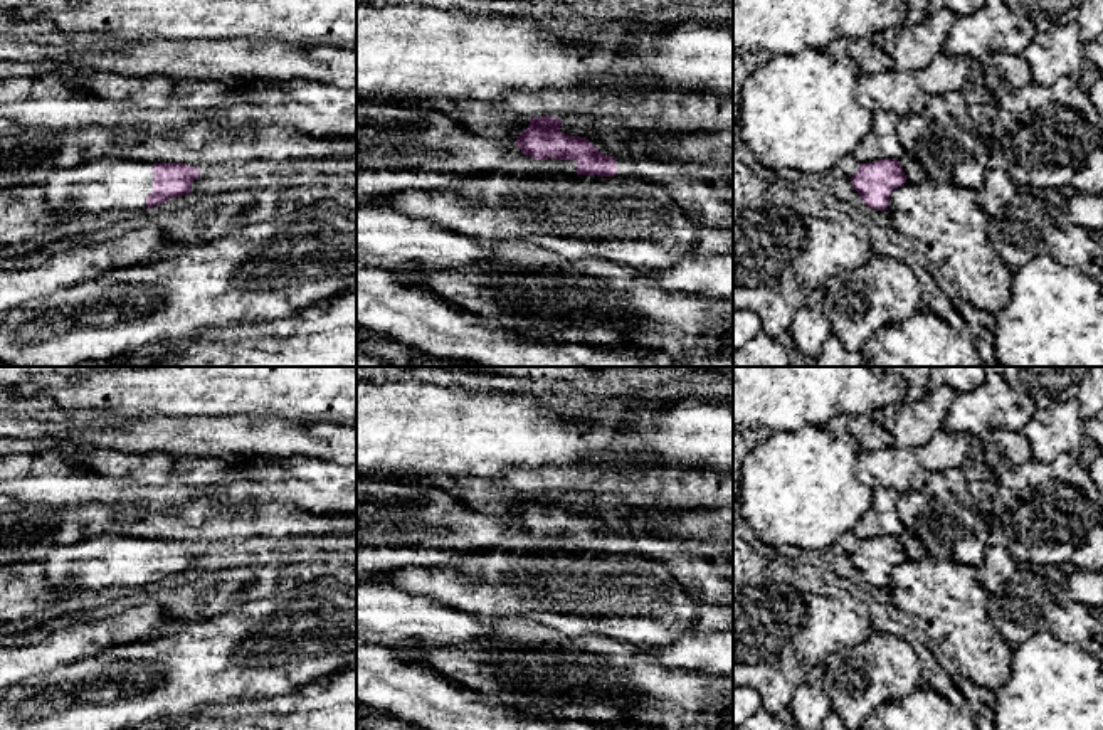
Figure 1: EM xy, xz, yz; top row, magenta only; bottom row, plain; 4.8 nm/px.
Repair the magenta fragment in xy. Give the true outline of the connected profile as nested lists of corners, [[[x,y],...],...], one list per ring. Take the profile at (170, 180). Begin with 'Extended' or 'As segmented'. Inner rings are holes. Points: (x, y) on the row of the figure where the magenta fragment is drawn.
Extended. [[[89,158],[71,168],[39,168],[32,180],[44,188],[45,207],[55,212],[98,214],[109,209],[148,210],[192,192],[200,170],[185,163],[141,163],[121,158]]]

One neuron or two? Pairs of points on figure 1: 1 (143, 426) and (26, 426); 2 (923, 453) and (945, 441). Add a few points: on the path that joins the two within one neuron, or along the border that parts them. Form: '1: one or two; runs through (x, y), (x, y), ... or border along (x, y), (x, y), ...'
1: one; runs through (115, 434), (76, 434), (68, 426), (54, 428)
2: one; runs through (928, 453), (940, 446)

